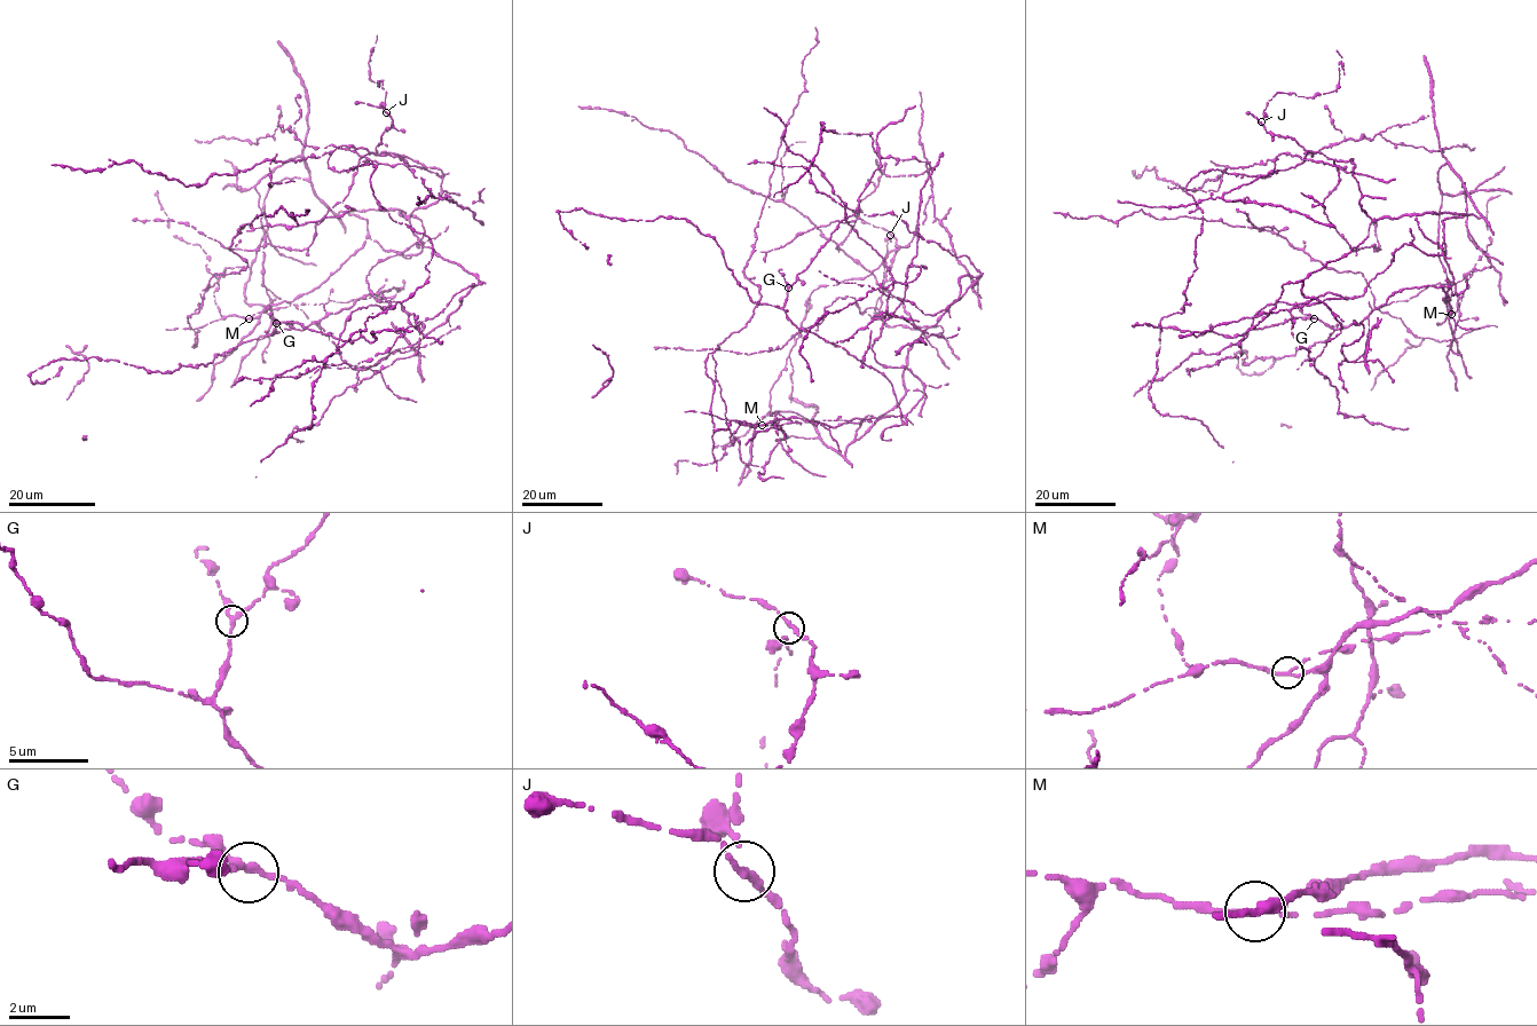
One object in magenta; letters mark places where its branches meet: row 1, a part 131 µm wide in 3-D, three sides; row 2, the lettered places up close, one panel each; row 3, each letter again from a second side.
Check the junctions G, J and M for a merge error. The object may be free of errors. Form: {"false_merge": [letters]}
{"false_merge": ["M"]}

